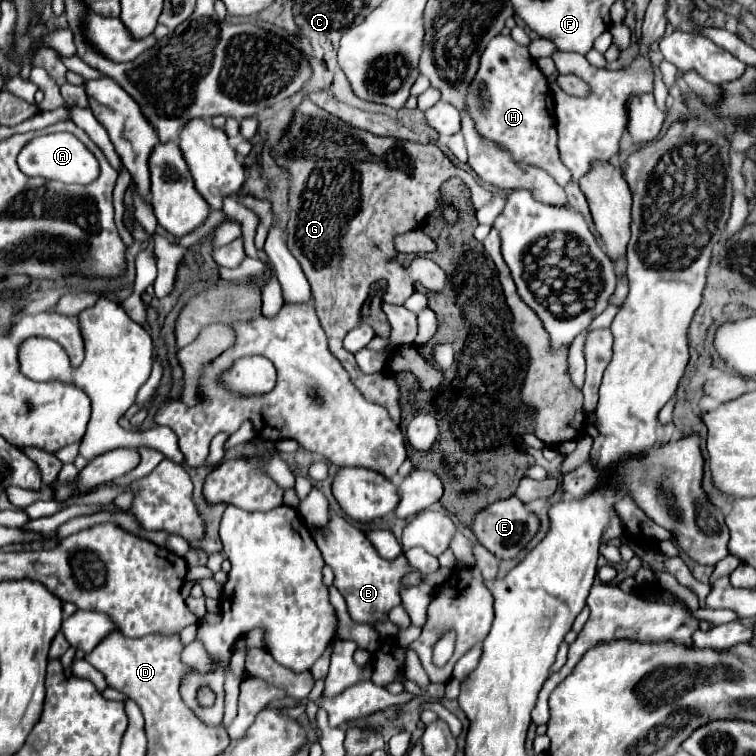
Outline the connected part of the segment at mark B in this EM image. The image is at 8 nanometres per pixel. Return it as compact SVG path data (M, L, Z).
M329 510L327 526L313 526L315 542L323 554L325 564L329 564L335 572L335 588L343 594L349 614L355 622L373 624L377 620L387 620L387 612L393 606L399 606L401 596L401 580L409 572L407 564L393 564L377 554L375 546L365 538L365 532L351 526L345 518L337 516Z

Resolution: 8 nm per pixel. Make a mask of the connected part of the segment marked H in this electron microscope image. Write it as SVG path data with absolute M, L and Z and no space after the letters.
M503 34L495 36L481 56L479 72L467 92L467 104L477 124L477 132L481 136L491 138L501 146L505 146L505 150L509 150L515 160L547 170L561 186L569 182L571 174L565 168L565 164L559 160L559 152L557 152L557 130L555 130L555 114L553 114L553 98L551 98L549 82L525 46L517 44L511 36L503 36Z

